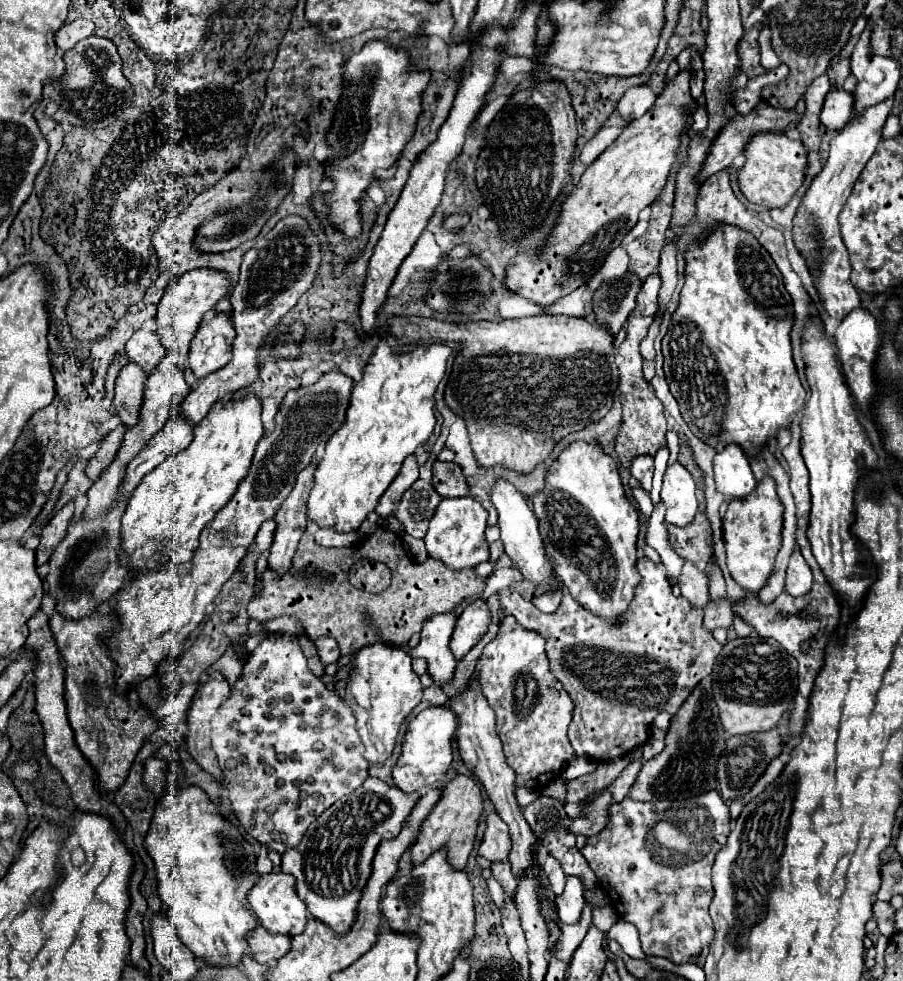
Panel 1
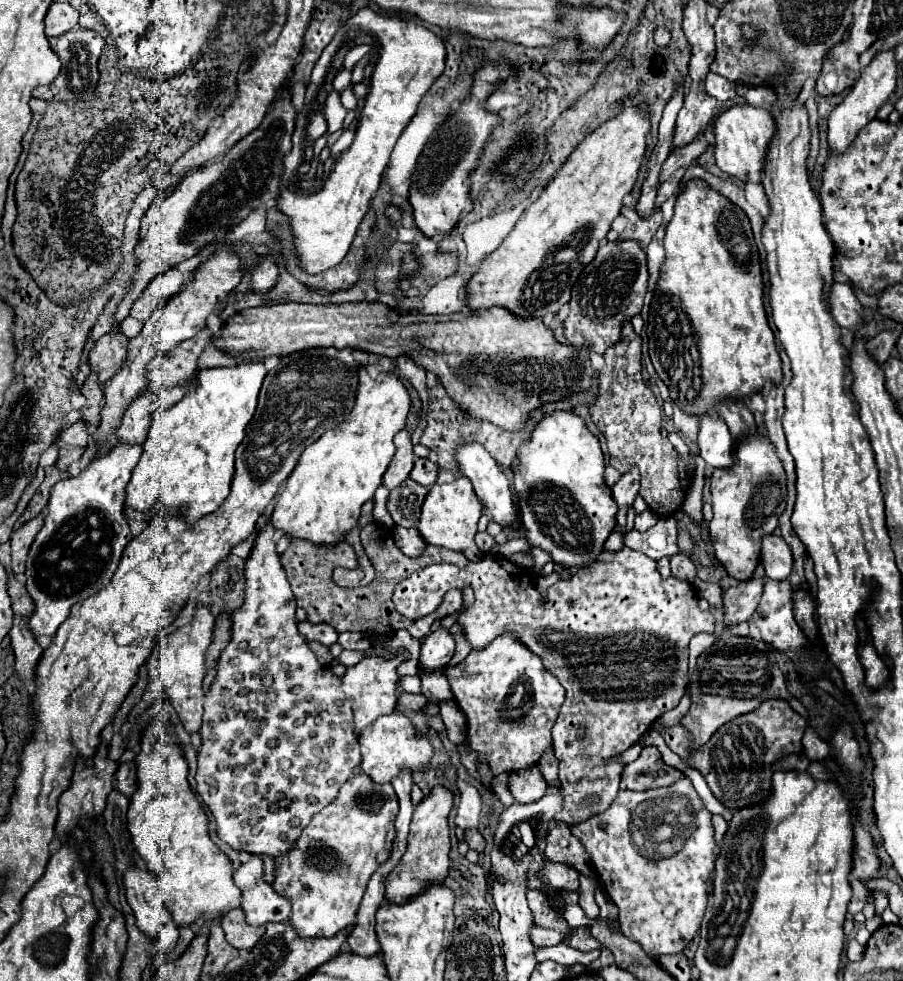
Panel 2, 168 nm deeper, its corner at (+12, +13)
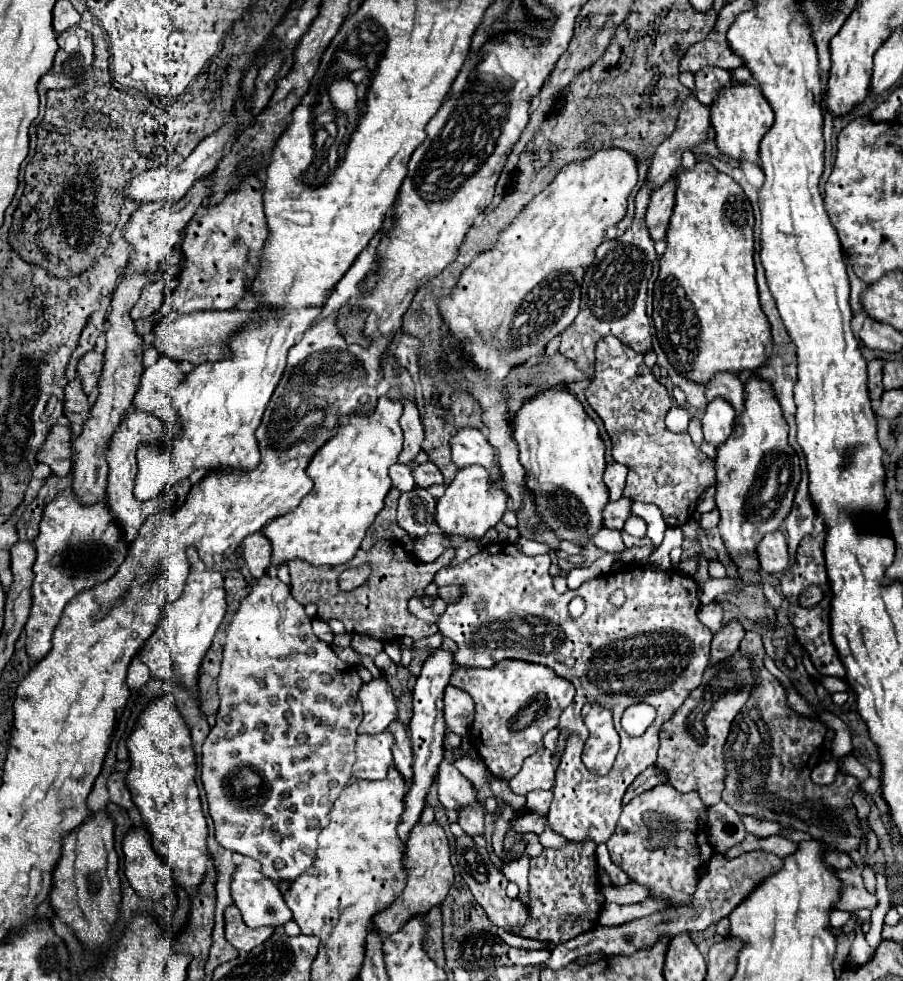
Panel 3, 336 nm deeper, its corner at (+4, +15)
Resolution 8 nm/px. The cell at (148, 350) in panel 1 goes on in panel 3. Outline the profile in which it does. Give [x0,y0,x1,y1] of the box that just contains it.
[77,351,103,393]

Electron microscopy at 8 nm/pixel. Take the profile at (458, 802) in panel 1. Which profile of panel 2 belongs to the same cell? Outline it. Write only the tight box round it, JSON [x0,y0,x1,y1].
[385,787,453,903]

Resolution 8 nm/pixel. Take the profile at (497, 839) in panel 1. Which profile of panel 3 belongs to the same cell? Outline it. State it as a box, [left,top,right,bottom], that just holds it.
[437,759,479,811]

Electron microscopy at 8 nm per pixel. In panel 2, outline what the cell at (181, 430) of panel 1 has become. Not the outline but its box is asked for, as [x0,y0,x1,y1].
[25,445,141,637]

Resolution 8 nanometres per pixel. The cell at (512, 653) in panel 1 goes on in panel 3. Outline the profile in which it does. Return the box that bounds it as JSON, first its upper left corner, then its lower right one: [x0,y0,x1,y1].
[451,659,575,779]

